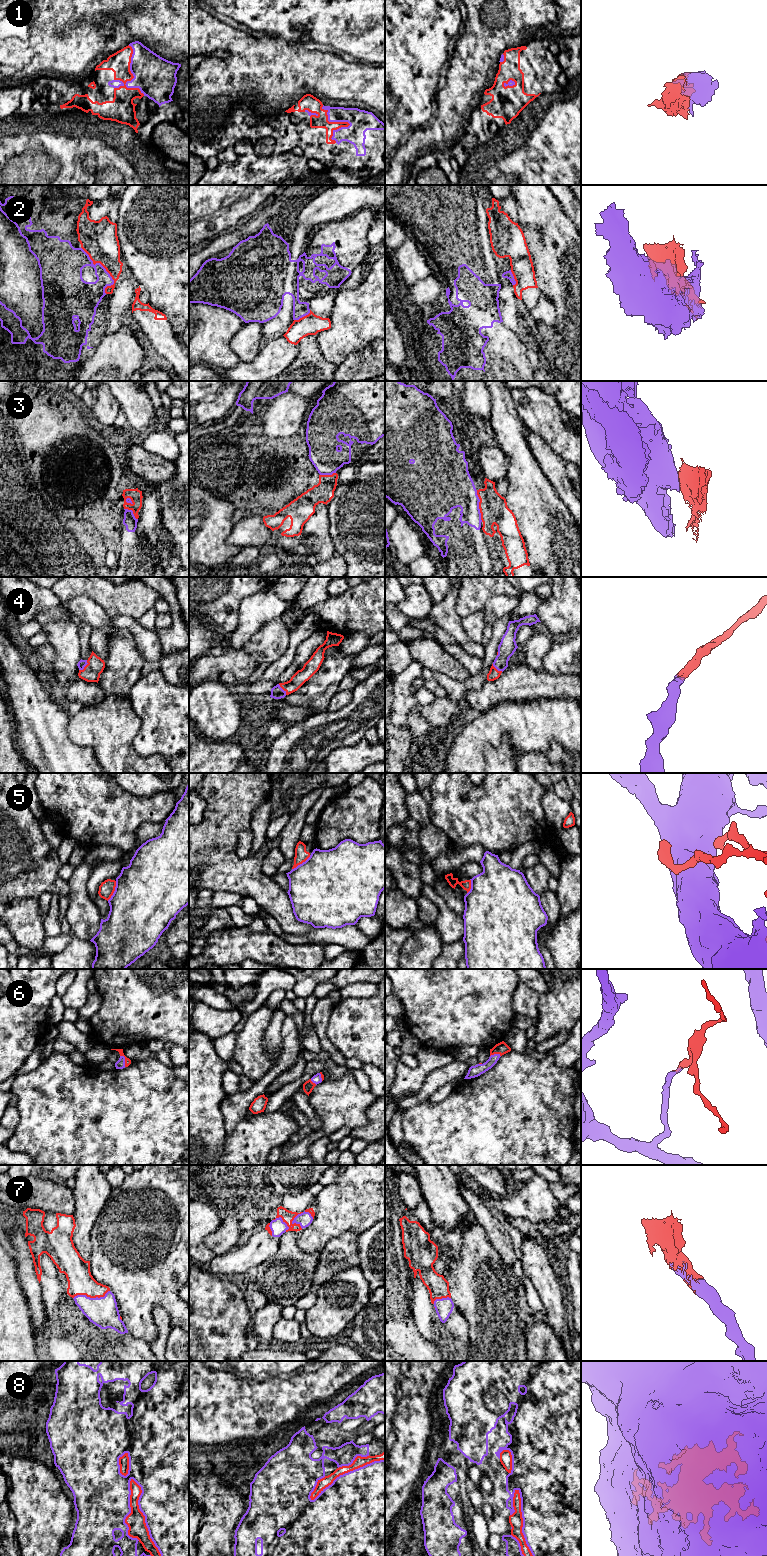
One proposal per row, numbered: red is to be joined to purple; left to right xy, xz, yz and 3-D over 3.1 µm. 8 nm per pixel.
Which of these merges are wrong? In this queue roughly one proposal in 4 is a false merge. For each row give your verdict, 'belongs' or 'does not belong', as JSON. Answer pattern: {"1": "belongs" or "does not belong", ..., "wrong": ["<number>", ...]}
{"1": "belongs", "2": "does not belong", "3": "does not belong", "4": "belongs", "5": "does not belong", "6": "belongs", "7": "belongs", "8": "belongs", "wrong": ["2", "3", "5"]}

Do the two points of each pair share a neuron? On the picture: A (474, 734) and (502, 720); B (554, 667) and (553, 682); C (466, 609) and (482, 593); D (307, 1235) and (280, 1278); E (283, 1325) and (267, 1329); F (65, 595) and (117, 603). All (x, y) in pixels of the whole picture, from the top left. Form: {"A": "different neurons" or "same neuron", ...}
{"A": "same neuron", "B": "different neurons", "C": "same neuron", "D": "different neurons", "E": "different neurons", "F": "same neuron"}

